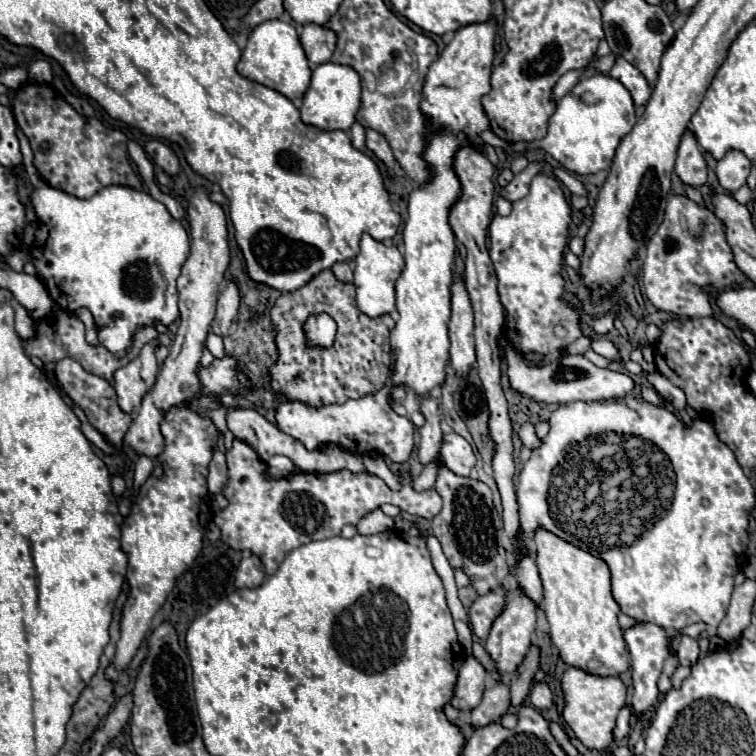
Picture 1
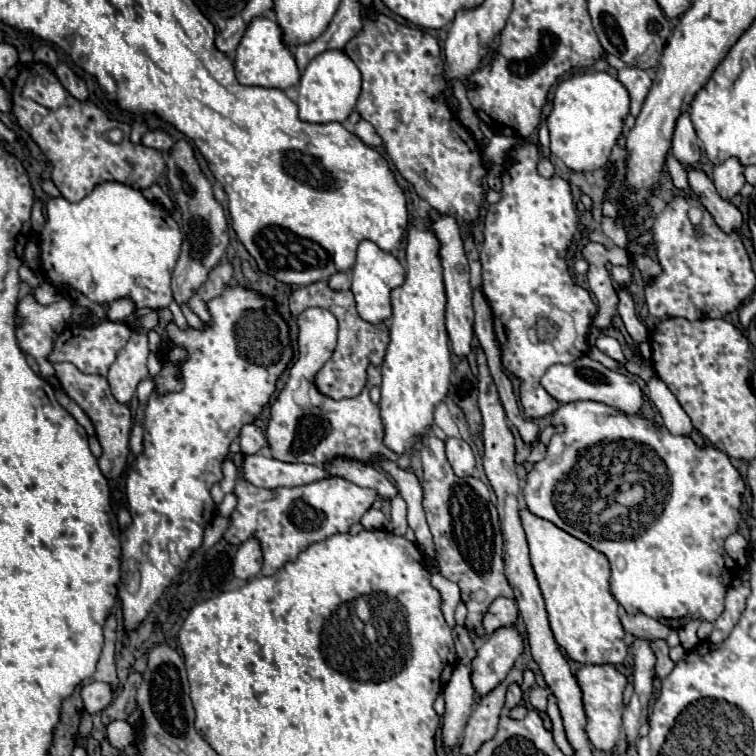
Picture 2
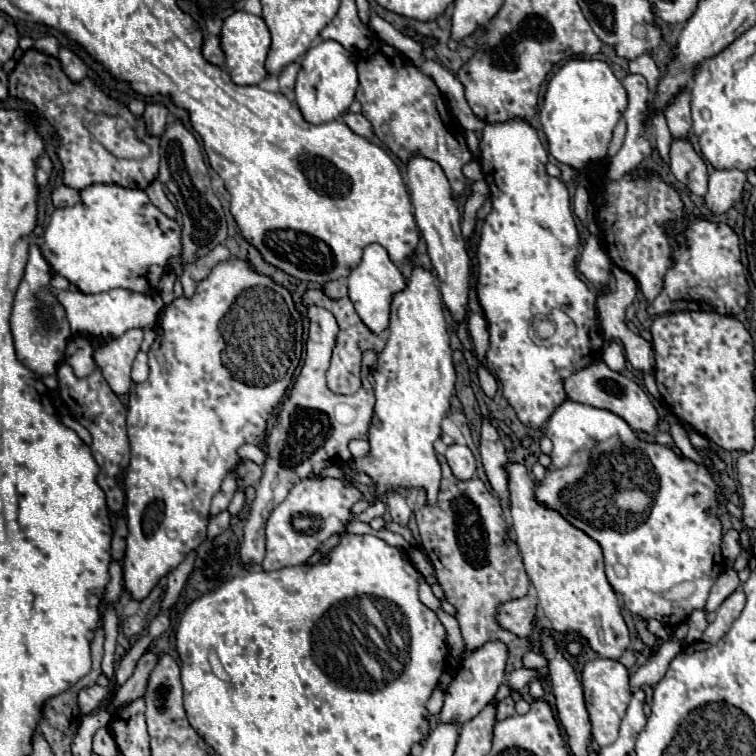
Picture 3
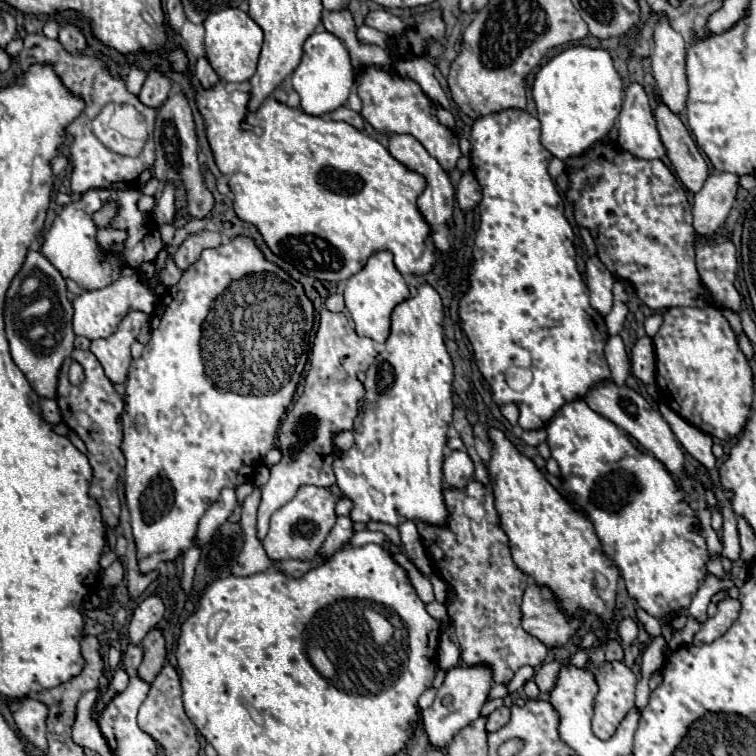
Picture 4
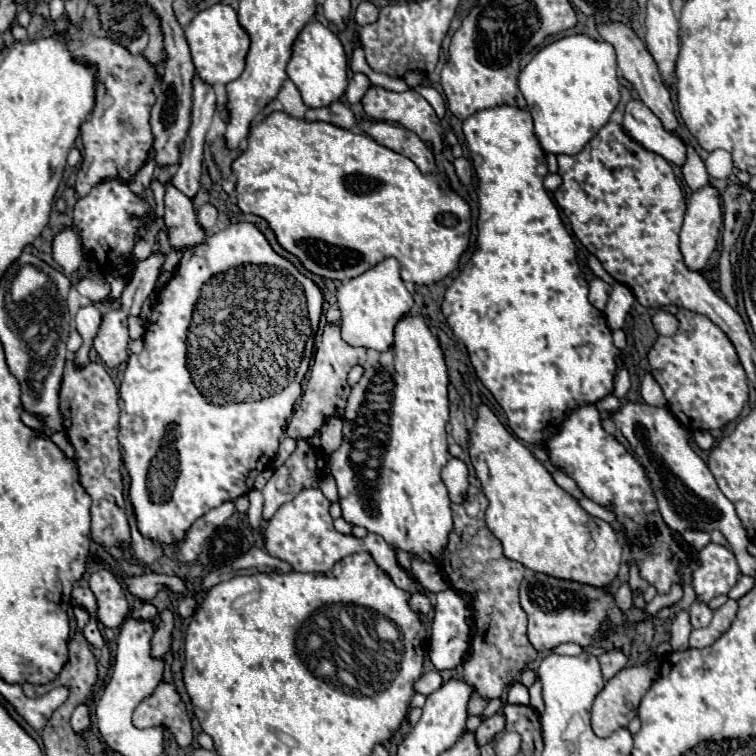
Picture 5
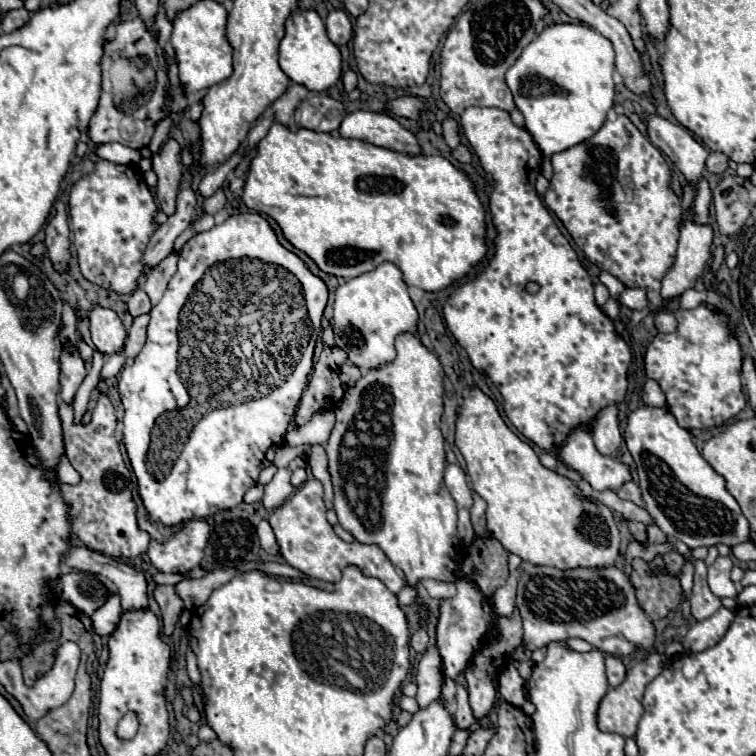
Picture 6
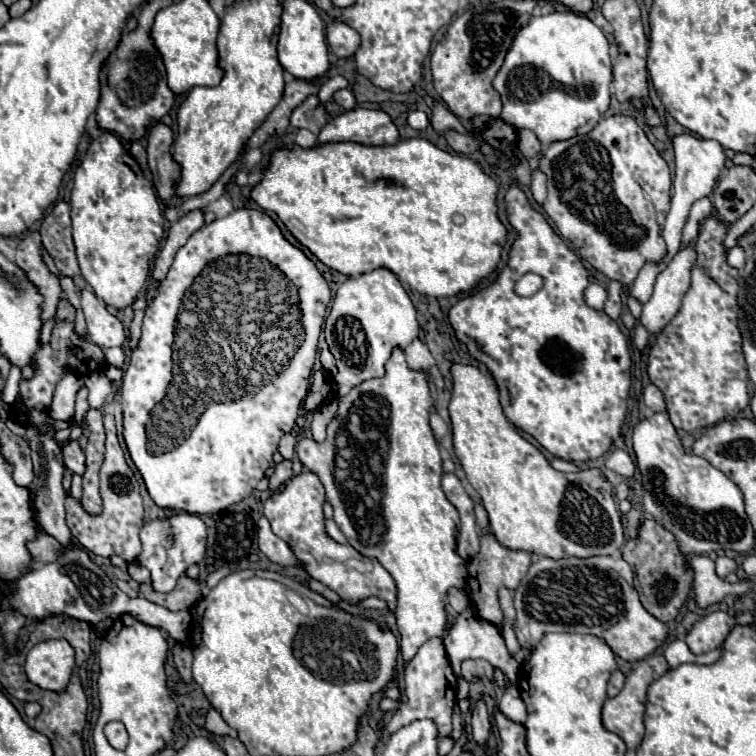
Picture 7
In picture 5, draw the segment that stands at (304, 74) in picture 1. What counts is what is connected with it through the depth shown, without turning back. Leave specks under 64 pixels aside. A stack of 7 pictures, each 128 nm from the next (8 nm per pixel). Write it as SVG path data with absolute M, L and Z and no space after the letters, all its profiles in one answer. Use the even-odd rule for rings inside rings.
M214 4L202 12L198 12L192 22L184 28L186 42L190 46L190 56L196 68L196 74L202 82L214 84L228 84L240 76L244 70L244 56L248 52L248 34L240 28L236 12L232 6Z

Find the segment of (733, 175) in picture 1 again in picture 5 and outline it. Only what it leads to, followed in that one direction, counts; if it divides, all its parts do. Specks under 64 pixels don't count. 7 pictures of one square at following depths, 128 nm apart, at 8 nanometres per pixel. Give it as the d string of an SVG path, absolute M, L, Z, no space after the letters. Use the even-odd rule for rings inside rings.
M706 186L688 200L688 210L680 230L680 252L688 270L702 272L716 248L722 224L718 190Z

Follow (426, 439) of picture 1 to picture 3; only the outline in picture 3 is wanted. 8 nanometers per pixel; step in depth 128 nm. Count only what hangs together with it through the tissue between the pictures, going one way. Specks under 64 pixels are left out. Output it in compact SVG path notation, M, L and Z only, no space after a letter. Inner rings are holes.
M438 456L438 460L442 462L438 502L428 506L424 492L418 492L414 502L414 516L422 536L422 548L436 570L438 584L442 586L446 600L456 608L454 618L460 624L466 650L478 650L486 642L500 640L508 648L506 672L510 674L512 670L522 668L522 656L532 650L532 642L528 638L518 638L498 624L498 606L502 602L526 596L530 580L524 572L518 546L510 538L510 524L504 508L500 508L498 496L488 492L480 478L454 478L446 458Z

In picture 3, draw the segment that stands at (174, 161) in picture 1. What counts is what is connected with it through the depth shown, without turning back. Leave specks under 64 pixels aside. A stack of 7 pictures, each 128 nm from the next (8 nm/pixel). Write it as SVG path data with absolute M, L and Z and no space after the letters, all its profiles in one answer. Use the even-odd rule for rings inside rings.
M158 102L146 104L144 120L146 120L148 134L160 136L160 132L164 132L164 124L168 122L168 108L164 104L158 104Z

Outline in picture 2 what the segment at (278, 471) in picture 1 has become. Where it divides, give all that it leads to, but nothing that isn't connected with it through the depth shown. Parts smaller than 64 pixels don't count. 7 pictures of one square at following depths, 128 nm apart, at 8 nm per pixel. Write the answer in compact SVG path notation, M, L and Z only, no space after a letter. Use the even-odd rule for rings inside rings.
M246 454L242 458L242 480L274 490L280 486L302 486L328 476L324 468L310 464L286 464L260 454Z

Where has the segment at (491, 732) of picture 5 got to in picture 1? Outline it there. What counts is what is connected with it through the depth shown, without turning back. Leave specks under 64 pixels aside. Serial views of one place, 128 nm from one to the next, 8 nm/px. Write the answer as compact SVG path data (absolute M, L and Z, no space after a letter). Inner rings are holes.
M534 646L534 648L530 648L530 652L524 658L524 662L520 664L520 668L510 676L508 684L510 684L510 696L512 696L514 708L518 708L530 694L532 678L534 678L534 672L538 670L538 660L540 660L540 648Z

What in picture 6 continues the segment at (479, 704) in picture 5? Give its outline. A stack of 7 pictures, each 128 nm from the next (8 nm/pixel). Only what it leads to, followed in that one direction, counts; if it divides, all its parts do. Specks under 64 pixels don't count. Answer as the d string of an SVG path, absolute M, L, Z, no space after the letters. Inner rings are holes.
M458 678L456 680L456 690L458 690L458 696L456 696L456 712L454 712L454 726L458 730L464 730L464 728L470 728L476 720L472 716L472 710L470 710L470 704L468 704L468 690L464 686L464 682Z

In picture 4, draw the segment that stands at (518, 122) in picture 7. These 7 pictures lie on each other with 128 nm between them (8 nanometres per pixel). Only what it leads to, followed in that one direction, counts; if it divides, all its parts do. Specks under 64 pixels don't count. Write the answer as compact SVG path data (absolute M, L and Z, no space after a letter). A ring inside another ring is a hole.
M576 44L558 52L538 68L532 82L532 98L536 102L538 120L542 126L542 146L560 160L578 156L584 152L584 148L590 148L596 140L608 136L614 120L620 114L622 96L622 80L604 48Z

